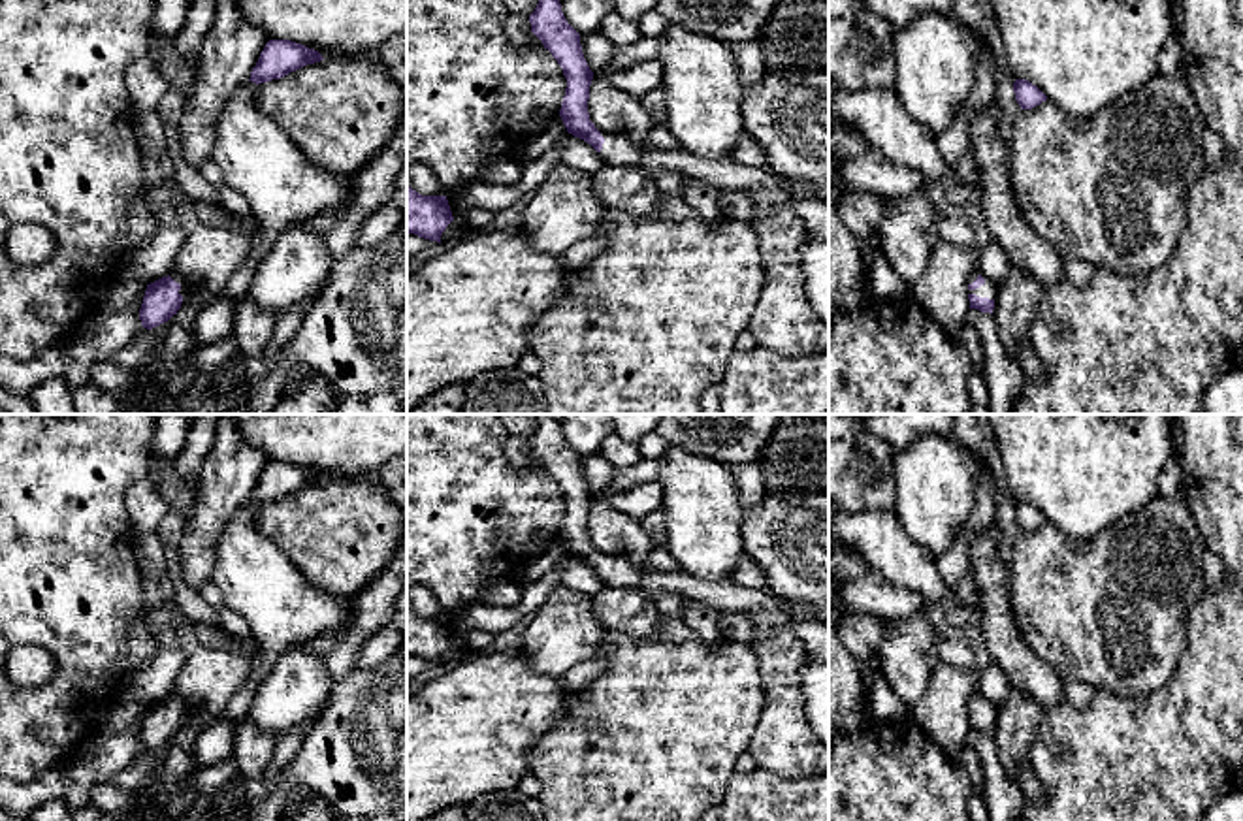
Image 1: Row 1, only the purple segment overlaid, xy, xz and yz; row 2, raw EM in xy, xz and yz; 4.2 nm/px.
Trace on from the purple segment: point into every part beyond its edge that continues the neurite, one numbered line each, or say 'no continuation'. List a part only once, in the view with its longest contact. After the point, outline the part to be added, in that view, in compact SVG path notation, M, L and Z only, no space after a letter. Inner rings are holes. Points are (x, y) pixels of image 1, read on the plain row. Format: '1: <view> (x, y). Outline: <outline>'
1: yz (985, 712). Outline: M979 693L972 695L970 700L968 700L968 706L972 706L979 697L981 697ZM985 700L985 704L979 710L968 712L968 714L970 716L976 716L979 719L989 719L989 721L994 721L996 719L996 708L993 704L989 704L987 700Z

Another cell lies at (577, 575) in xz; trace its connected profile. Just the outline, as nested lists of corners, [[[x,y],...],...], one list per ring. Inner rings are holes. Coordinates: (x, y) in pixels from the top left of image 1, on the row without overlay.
[[[580,559],[561,565],[561,586],[580,589],[586,595],[595,595],[606,582],[589,565]]]

